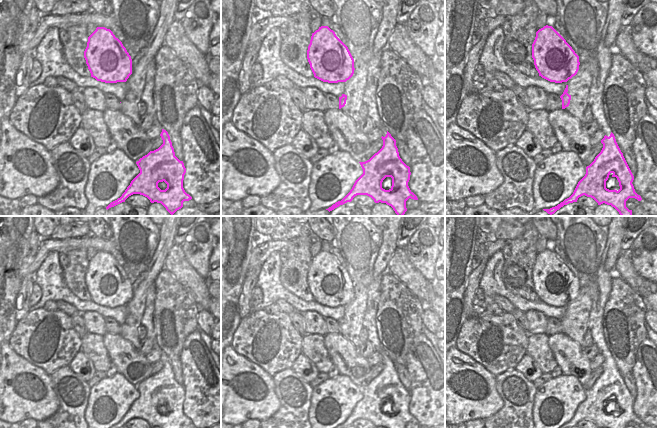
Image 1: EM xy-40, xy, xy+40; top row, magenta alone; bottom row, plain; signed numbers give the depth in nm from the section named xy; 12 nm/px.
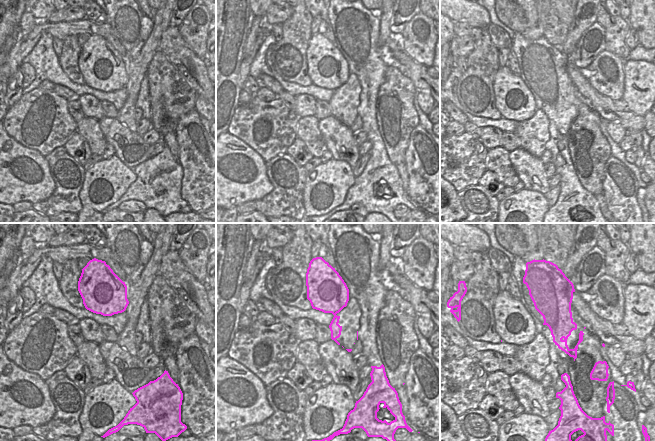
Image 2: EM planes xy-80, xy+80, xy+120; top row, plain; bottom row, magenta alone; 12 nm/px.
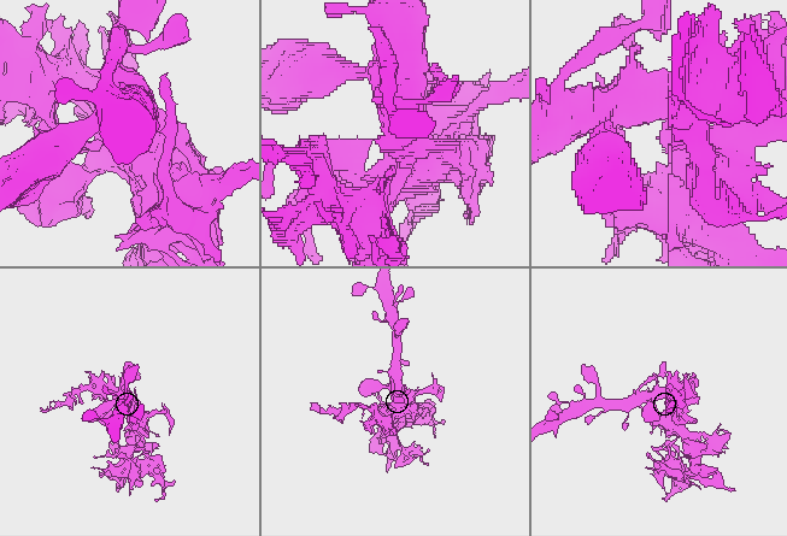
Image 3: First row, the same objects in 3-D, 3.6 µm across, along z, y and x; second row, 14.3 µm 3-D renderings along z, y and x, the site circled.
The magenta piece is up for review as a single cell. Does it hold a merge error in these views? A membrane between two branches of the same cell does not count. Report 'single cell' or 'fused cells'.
fused cells

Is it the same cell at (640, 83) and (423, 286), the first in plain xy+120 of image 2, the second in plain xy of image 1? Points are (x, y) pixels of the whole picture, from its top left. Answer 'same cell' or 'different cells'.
different cells

